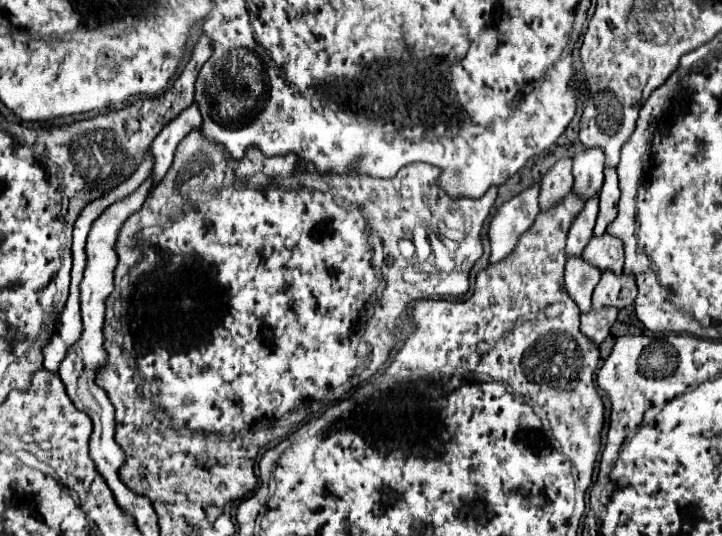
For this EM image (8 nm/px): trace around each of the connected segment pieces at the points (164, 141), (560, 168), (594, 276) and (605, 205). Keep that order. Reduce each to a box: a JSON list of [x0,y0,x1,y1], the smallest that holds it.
[[152,104,202,186],[540,160,572,210],[564,258,600,312],[594,168,620,236]]

